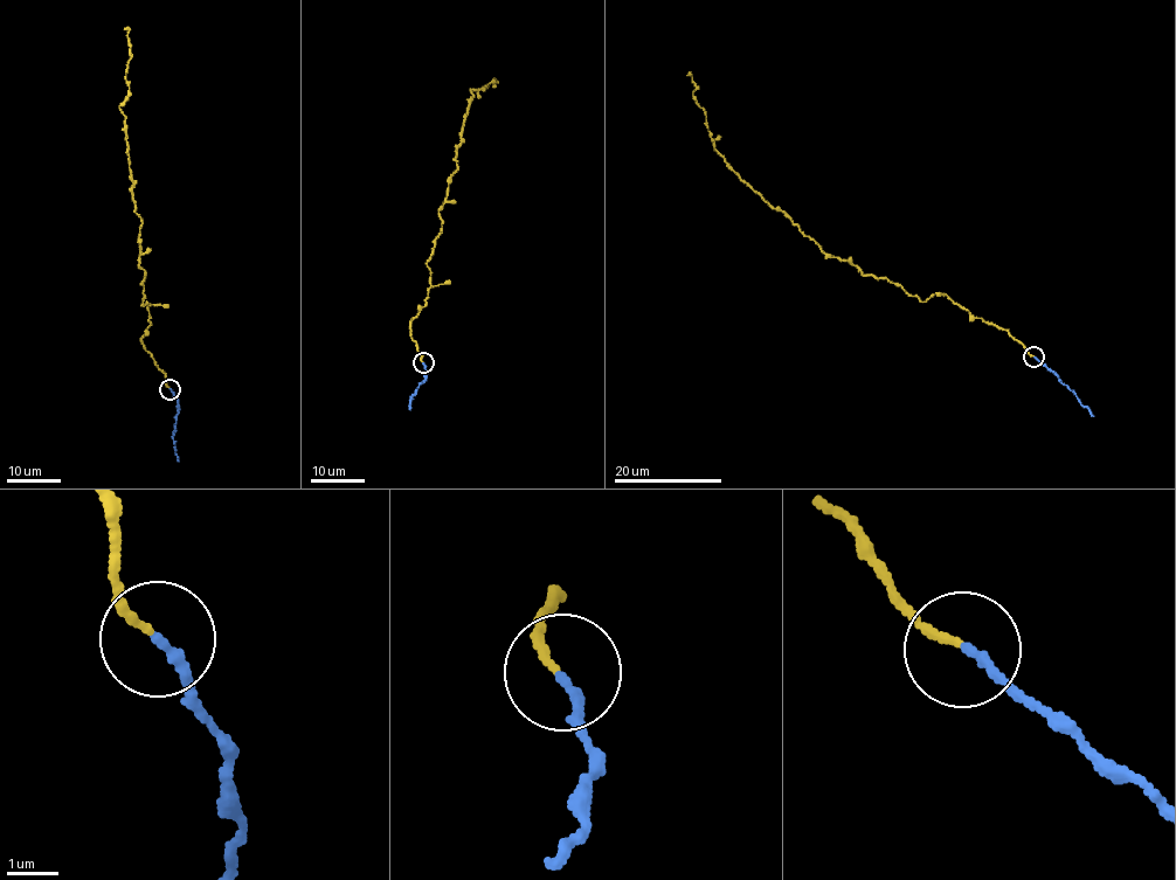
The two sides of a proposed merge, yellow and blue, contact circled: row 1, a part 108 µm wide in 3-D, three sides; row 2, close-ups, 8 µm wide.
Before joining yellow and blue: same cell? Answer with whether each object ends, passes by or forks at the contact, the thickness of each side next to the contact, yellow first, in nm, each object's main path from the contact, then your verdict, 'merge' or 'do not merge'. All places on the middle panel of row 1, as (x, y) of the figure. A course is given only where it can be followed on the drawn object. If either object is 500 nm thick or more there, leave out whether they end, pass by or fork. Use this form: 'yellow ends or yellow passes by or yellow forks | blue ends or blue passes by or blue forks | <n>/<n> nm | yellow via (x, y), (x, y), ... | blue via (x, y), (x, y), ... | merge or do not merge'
yellow ends | blue ends | 150/170 nm | yellow via (422, 362), (412, 319), (430, 288), (427, 263), (456, 170), (470, 90), (495, 80), (495, 85), (495, 77) | blue via (423, 362), (424, 381), (412, 395), (410, 410) | merge

